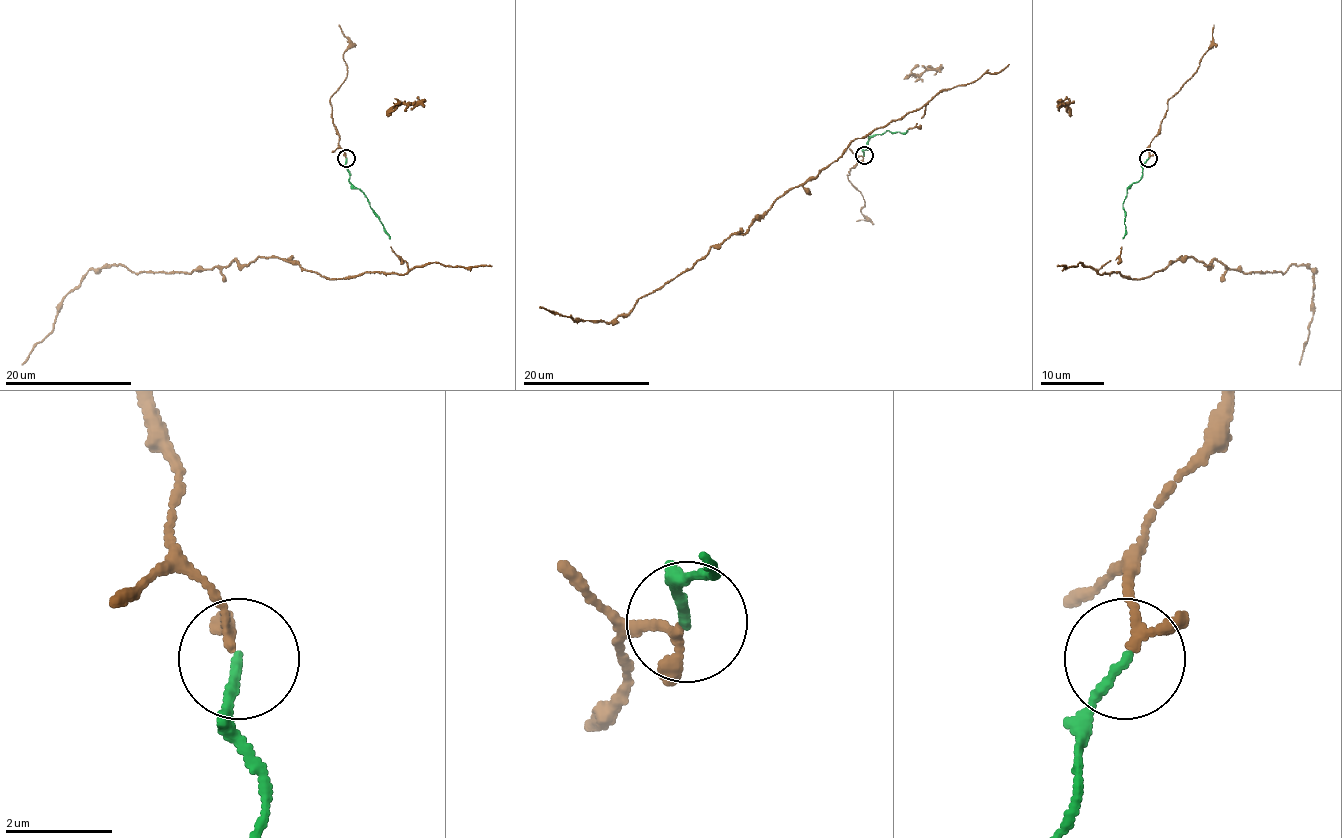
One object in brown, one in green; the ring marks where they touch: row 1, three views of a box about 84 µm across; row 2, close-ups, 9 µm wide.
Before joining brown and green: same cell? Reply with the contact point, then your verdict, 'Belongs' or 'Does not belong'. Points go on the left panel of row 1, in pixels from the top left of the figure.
Place: (346, 158). Belongs

